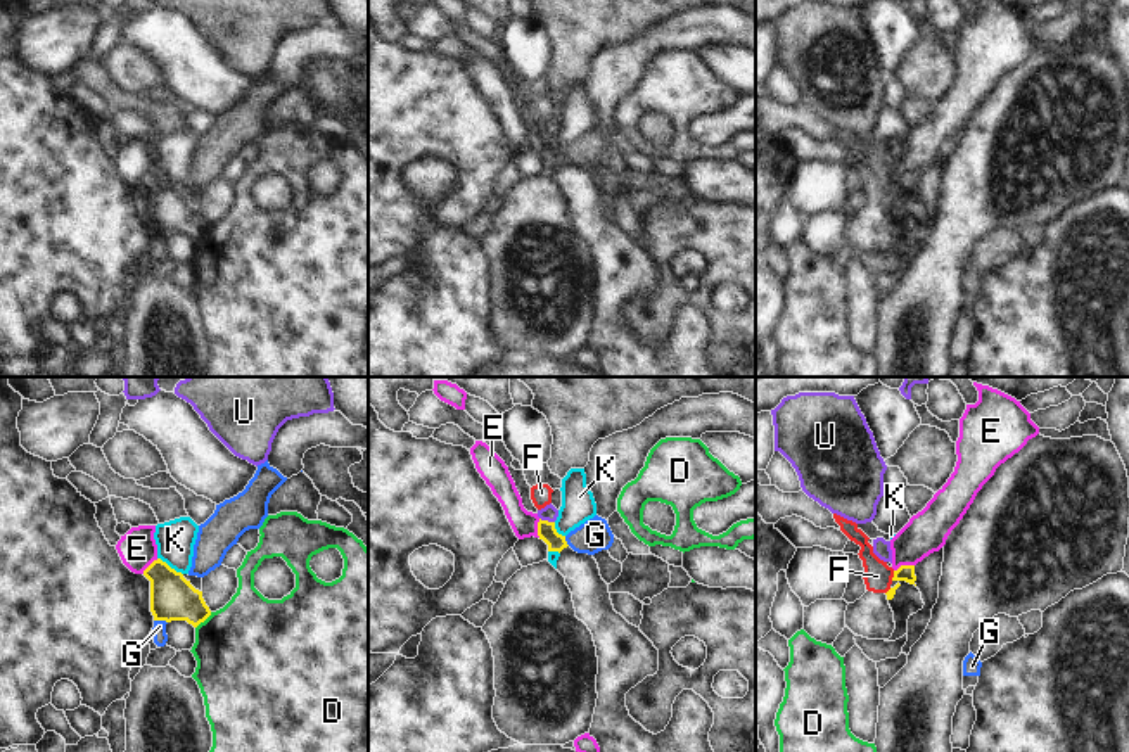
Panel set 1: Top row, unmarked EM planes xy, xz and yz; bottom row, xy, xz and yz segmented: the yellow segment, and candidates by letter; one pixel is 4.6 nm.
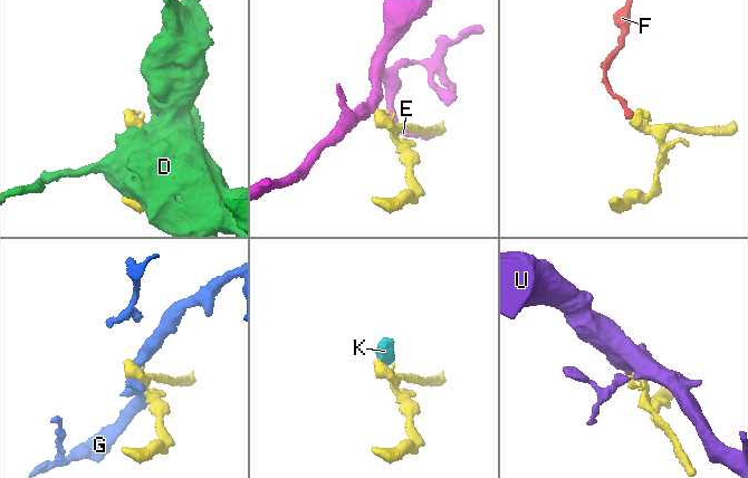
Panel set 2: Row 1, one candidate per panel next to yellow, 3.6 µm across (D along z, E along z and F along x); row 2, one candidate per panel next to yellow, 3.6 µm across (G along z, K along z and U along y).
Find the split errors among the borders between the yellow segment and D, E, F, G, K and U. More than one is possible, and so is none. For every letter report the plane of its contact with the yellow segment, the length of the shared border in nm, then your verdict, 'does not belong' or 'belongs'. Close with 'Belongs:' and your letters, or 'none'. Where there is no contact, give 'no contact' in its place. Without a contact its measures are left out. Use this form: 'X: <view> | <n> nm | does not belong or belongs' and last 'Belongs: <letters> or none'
D: xy | 110 nm | does not belong
E: yz | 100 nm | does not belong
F: yz | 50 nm | does not belong
G: xy | 70 nm | does not belong
K: xy | 150 nm | does not belong
U: xz | 80 nm | belongs
Belongs: U

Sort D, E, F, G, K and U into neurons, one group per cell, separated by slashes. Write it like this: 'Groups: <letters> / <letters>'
Groups: D / E / F / G / K / U

